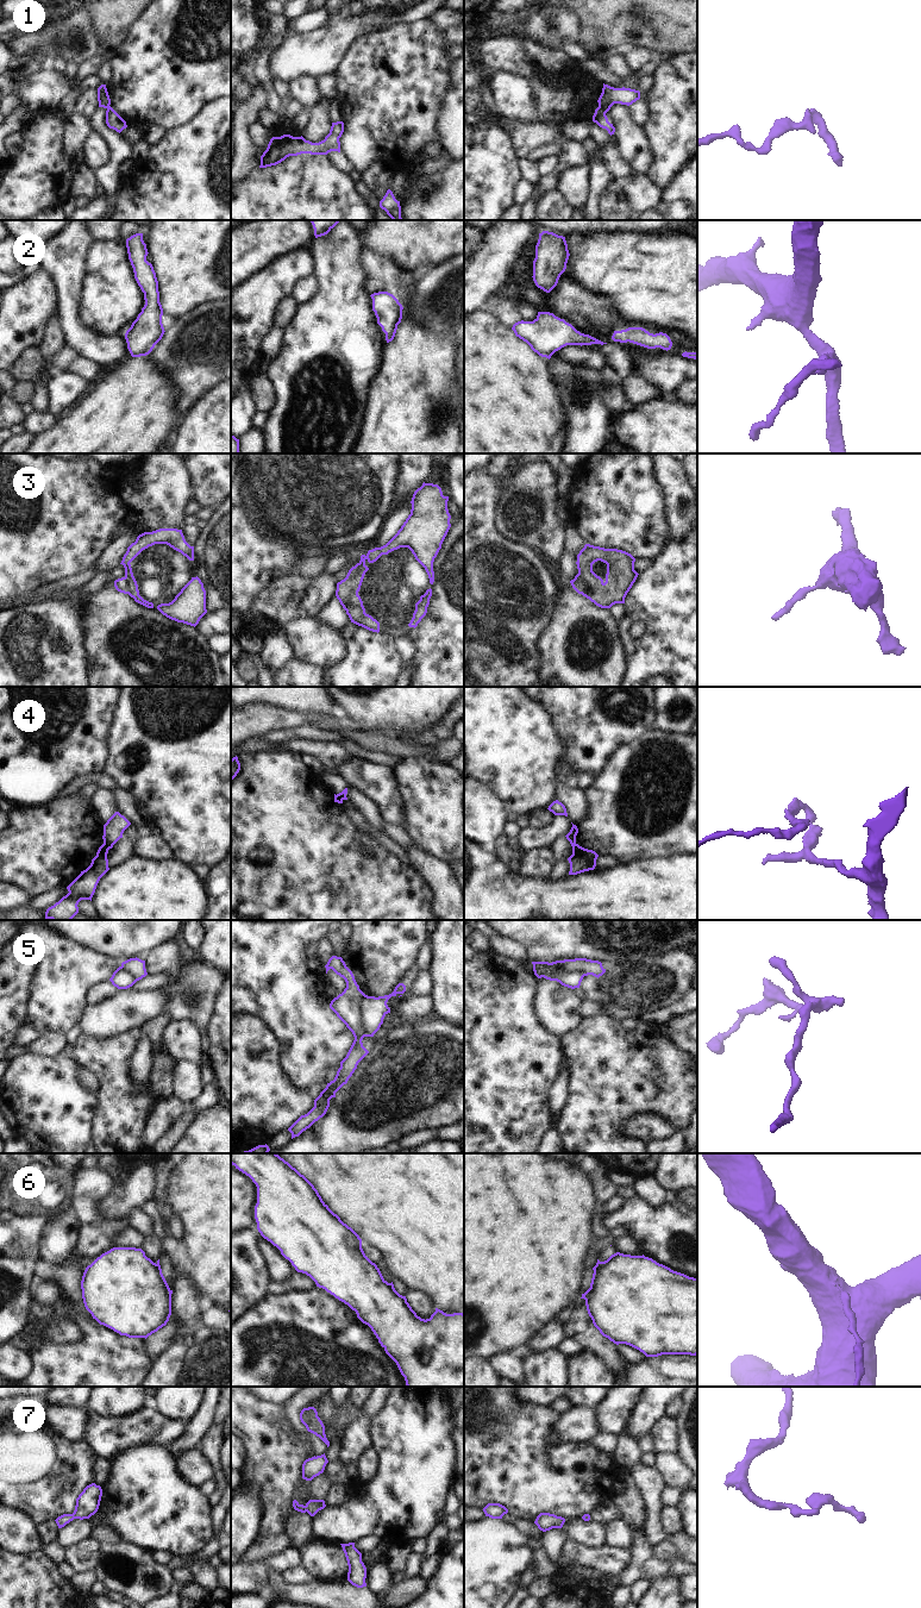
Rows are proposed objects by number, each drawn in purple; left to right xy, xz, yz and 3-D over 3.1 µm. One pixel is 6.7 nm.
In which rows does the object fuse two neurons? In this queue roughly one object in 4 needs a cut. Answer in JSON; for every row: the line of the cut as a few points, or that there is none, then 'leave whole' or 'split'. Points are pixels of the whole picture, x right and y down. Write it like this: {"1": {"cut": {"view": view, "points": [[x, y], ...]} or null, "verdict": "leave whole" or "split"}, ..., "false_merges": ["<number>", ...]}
{"1": {"cut": {"view": "yz", "points": [[599, 105], [605, 113]]}, "verdict": "split"}, "2": {"cut": null, "verdict": "leave whole"}, "3": {"cut": {"view": "yz", "points": [[574, 579], [580, 579], [587, 584], [587, 589], [582, 594]]}, "verdict": "split"}, "4": {"cut": {"view": "xy", "points": [[102, 844], [108, 849]]}, "verdict": "split"}, "5": {"cut": {"view": "xz", "points": [[364, 994], [359, 1002], [359, 1012], [361, 1027], [365, 1036]]}, "verdict": "split"}, "6": {"cut": {"view": "yz", "points": [[606, 1261], [594, 1271]]}, "verdict": "split"}, "7": {"cut": null, "verdict": "leave whole"}, "false_merges": ["1", "3", "4", "5", "6"]}

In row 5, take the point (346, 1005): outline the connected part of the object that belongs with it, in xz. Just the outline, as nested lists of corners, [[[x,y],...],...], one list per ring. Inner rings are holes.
[[[332,956],[325,968],[326,974],[330,969],[332,969],[346,982],[346,988],[342,994],[331,1001],[330,1008],[352,1032],[353,1037],[364,1038],[365,1032],[362,1028],[362,1013],[359,1011],[359,1002],[365,994],[359,989],[352,971],[346,966],[342,957]]]

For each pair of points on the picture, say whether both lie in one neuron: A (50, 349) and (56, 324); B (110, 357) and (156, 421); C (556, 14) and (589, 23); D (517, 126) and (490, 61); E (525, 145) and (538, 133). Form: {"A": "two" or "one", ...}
{"A": "one", "B": "two", "C": "two", "D": "two", "E": "one"}

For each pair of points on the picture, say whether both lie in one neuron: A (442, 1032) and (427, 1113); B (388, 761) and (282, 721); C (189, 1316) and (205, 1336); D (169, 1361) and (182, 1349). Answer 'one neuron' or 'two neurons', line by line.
A: one neuron
B: two neurons
C: two neurons
D: one neuron

